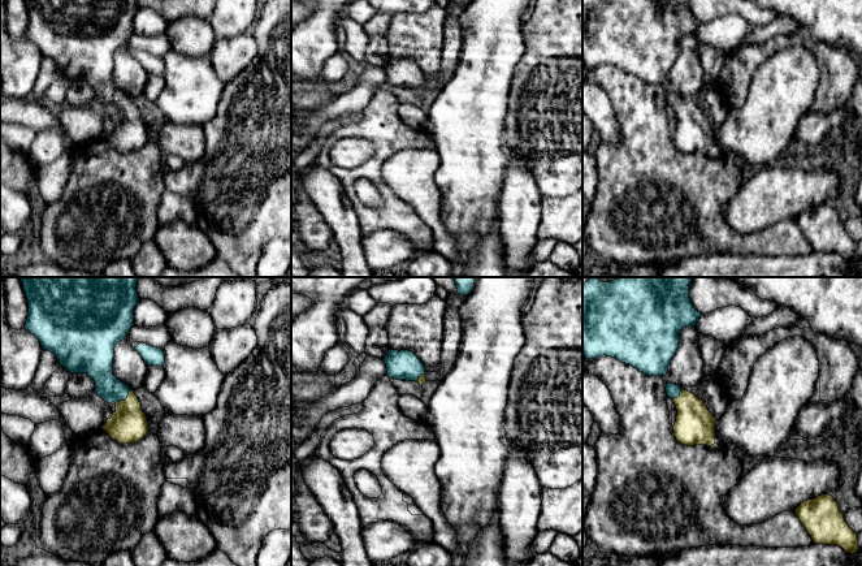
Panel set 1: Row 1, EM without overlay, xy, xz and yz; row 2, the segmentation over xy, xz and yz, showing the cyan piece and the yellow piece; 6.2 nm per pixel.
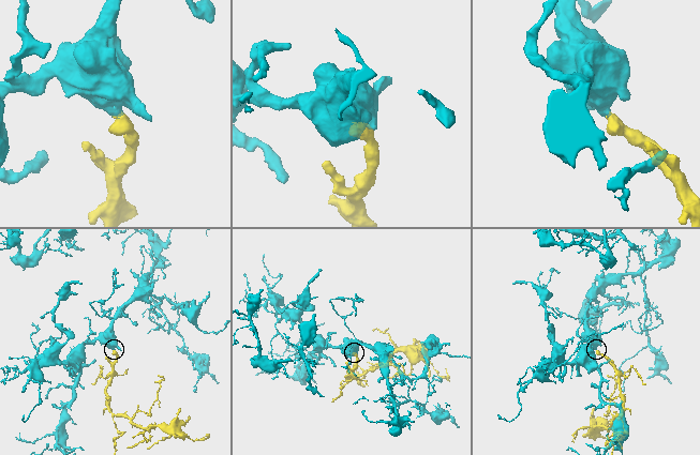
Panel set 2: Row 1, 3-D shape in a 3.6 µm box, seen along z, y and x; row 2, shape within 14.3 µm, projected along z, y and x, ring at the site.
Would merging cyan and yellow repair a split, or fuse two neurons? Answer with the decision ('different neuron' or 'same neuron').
same neuron

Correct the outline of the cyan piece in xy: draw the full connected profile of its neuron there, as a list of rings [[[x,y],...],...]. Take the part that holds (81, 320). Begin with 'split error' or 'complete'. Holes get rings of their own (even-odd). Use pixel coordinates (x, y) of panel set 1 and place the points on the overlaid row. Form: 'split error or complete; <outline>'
split error; [[[21,277],[29,303],[26,330],[34,334],[43,350],[56,355],[60,366],[70,373],[87,373],[95,381],[99,397],[116,406],[112,418],[103,429],[121,444],[137,442],[148,432],[148,422],[135,393],[113,375],[114,347],[134,325],[134,308],[139,301],[137,282],[139,277]]]

